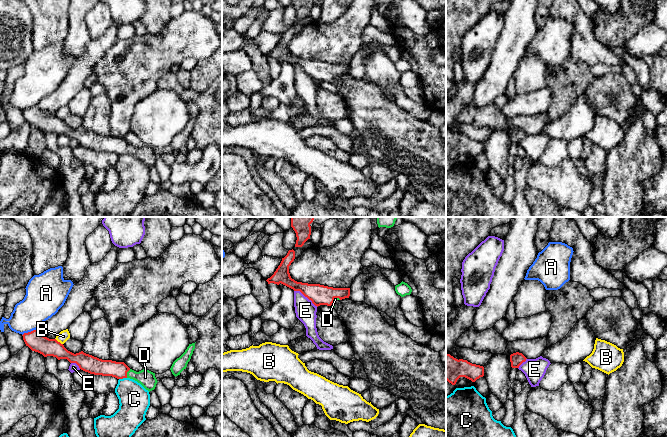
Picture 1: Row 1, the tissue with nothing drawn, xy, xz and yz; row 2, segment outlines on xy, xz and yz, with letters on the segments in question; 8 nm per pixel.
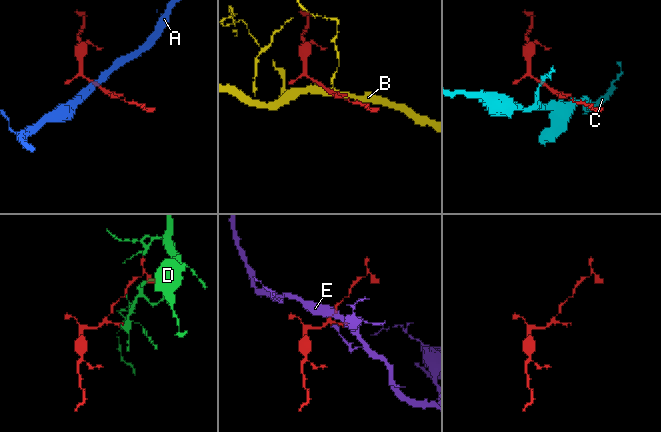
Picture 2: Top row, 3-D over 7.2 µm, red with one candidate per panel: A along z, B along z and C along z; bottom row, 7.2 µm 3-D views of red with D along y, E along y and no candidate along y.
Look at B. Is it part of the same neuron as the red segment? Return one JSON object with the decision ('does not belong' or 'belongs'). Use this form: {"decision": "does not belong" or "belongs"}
{"decision": "does not belong"}

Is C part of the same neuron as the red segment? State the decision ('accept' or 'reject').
reject

